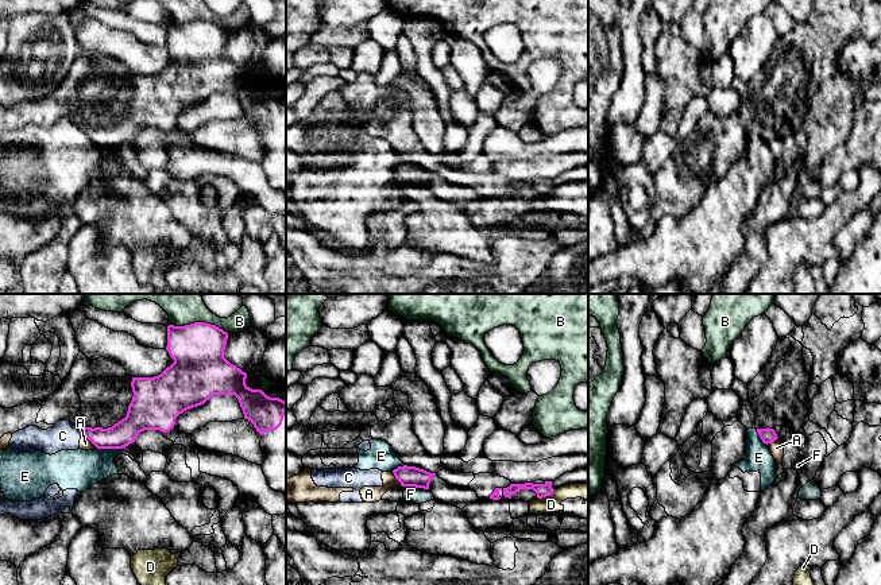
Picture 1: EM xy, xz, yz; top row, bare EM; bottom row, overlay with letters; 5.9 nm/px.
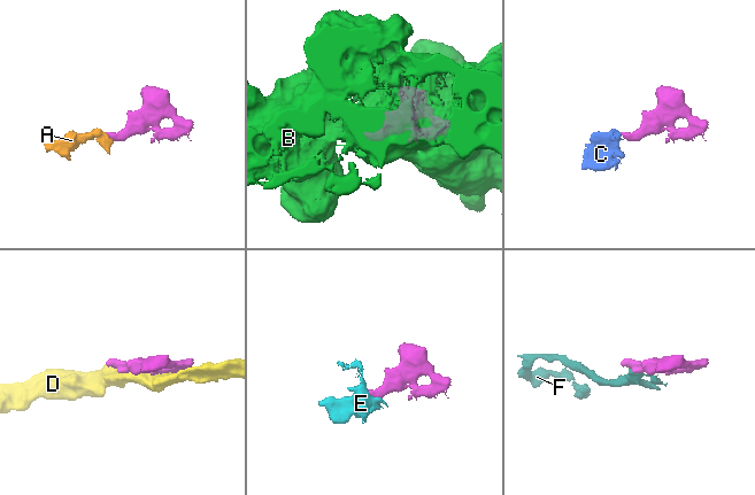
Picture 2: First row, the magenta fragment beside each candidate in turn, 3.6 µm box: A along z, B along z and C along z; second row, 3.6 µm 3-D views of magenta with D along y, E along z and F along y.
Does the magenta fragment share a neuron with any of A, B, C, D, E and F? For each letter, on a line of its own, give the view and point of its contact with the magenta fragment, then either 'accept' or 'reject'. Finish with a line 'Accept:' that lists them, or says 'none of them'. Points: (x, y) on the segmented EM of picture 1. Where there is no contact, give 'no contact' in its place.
A: meets magenta in xy at (91, 441); reject
B: meets magenta in xy at (199, 322); reject
C: meets magenta in xy at (82, 432); reject
D: meets magenta in xz at (547, 495); reject
E: meets magenta in xy at (109, 448); reject
F: meets magenta in xz at (416, 487); reject
Accept: none of them

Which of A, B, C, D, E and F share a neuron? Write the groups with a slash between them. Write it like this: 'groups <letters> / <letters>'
groups A C E / B / D / F

